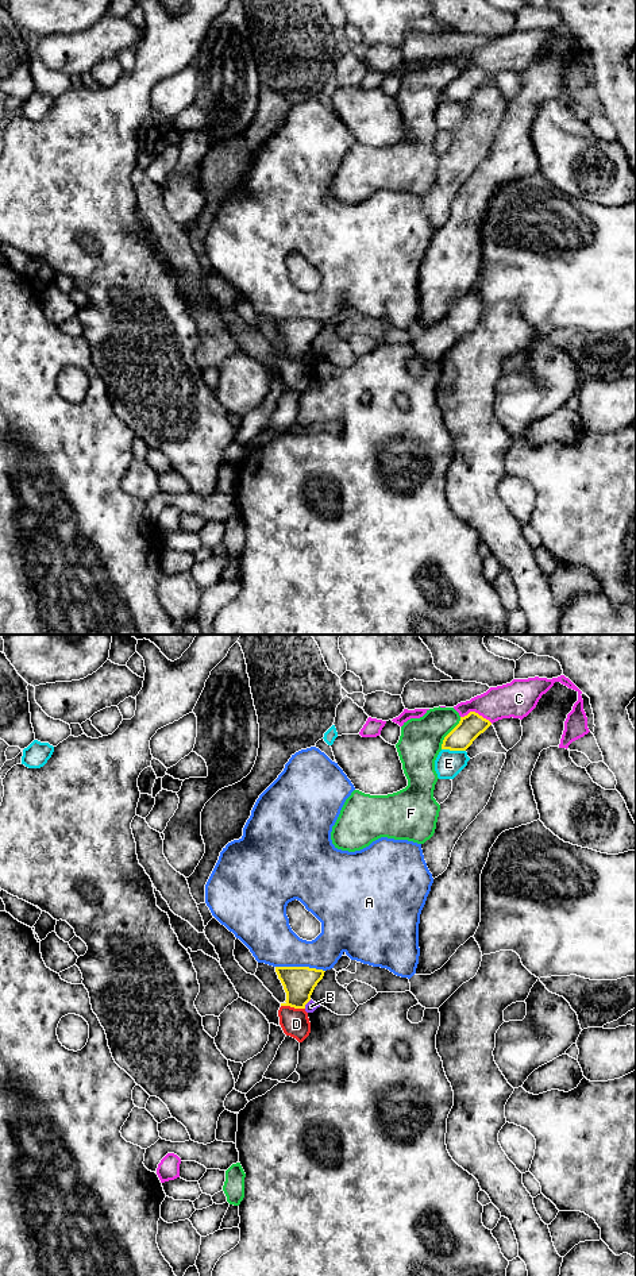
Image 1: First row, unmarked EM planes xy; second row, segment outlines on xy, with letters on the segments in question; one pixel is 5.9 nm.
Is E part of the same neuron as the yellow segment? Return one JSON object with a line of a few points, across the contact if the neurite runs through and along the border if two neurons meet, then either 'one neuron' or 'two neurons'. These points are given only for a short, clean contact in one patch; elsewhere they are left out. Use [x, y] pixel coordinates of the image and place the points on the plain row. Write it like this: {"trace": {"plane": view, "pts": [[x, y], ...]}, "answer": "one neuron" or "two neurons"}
{"answer": "two neurons"}

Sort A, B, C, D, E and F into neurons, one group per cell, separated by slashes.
A / B F / C / D / E

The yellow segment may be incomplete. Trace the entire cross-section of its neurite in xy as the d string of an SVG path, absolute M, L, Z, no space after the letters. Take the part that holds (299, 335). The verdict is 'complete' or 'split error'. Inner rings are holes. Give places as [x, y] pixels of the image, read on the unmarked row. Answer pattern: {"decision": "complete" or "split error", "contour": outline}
{"decision": "complete", "contour": "M275 319L275 324L286 344L286 352L281 358L305 361L325 323L309 319Z"}

